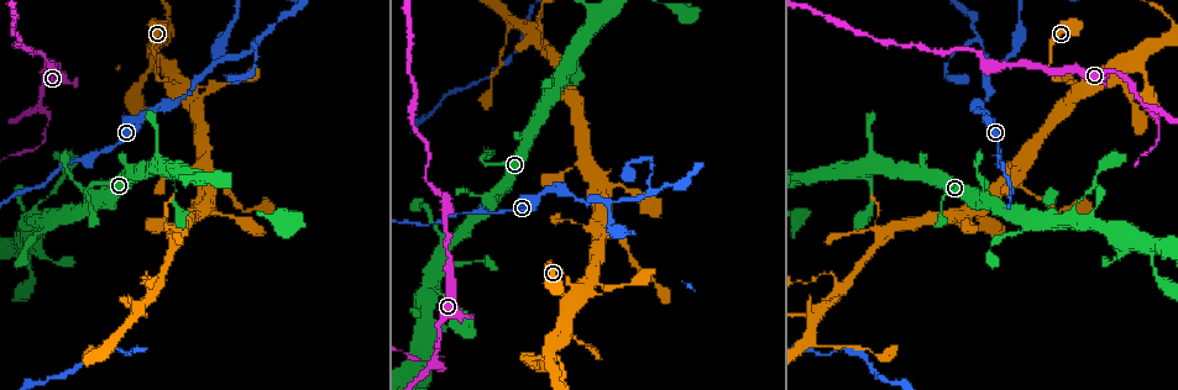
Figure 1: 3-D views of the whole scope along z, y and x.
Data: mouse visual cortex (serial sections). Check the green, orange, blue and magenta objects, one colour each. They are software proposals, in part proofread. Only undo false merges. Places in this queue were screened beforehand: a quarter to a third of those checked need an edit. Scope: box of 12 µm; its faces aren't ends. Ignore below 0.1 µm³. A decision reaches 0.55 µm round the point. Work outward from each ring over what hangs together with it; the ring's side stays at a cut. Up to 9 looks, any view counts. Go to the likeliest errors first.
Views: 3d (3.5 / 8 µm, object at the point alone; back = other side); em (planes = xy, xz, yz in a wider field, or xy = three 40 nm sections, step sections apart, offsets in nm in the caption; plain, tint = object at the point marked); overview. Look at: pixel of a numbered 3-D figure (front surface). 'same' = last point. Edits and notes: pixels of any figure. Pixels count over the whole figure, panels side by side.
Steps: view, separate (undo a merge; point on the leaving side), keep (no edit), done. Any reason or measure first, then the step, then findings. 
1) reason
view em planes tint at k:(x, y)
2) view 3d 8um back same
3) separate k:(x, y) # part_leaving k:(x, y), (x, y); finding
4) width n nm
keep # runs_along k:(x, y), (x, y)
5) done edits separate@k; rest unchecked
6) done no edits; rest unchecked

side arm on a straight run
view 3d 3.5um at 1:(603, 201)

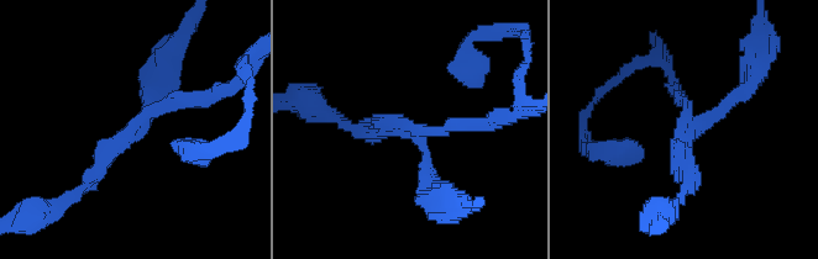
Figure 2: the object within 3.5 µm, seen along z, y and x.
arms 3; arm_widths 150, 150, 200 nm
view em xy step 5 tint at 2:(686, 137)

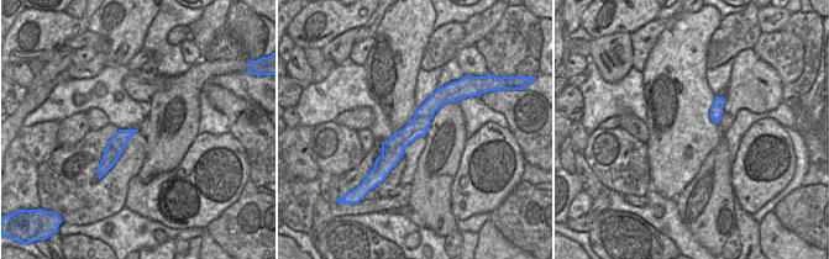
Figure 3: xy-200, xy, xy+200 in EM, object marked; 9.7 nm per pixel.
view em xy step 2 tint same

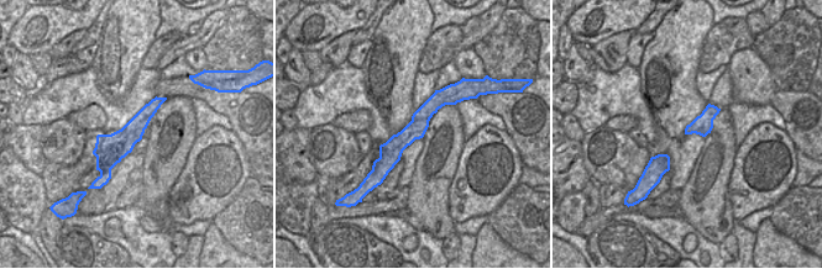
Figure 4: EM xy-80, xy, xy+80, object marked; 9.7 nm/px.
separate 2:(467, 126) # border 4:(435, 91), (448, 104); a second cell is stuck on

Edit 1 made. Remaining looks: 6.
redraw
view overview

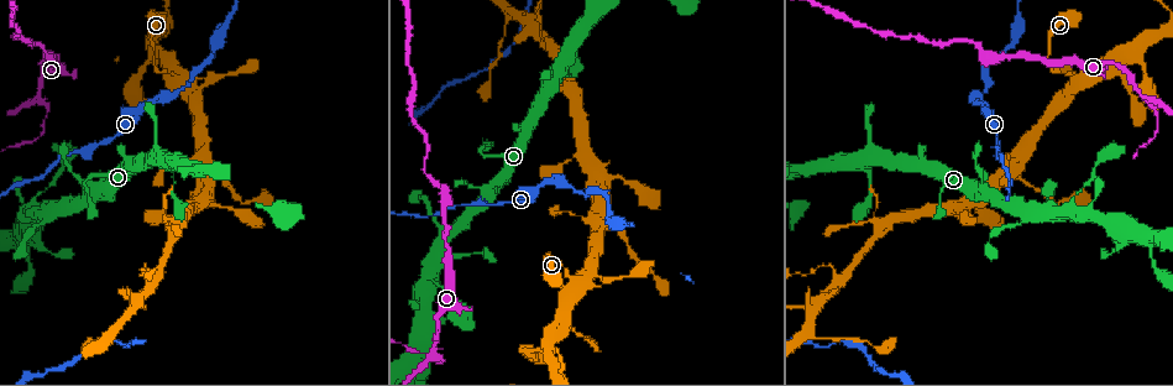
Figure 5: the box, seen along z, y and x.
two arms in line, one across
view 3d 3.5um back at 5:(39, 100)

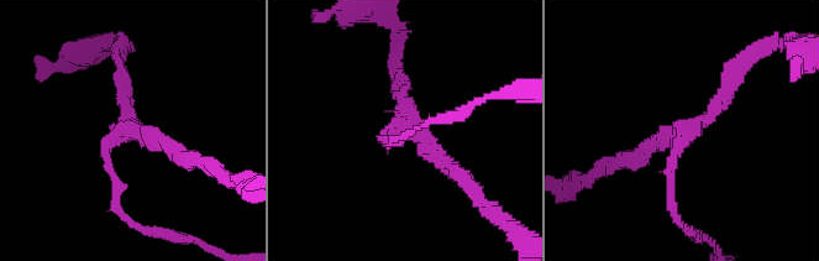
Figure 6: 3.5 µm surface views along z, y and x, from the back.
view em planes tint at 6:(131, 130)

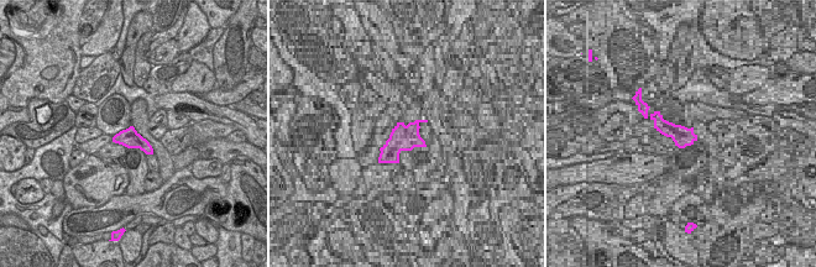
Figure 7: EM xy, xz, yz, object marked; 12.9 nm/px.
arm_widths 150, 200, 200 nm
keep # runs_along 6:(736, 64), (704, 121), (635, 160); continuous, no second cell

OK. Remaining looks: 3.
sharp bend
view 3d 3.5um at 5:(1050, 68)

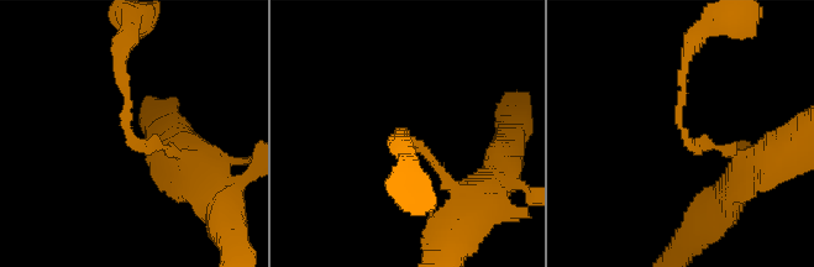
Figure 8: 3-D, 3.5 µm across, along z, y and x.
arm_widths 150, 150 nm; need the tissue
view em planes tint at 8:(687, 137)

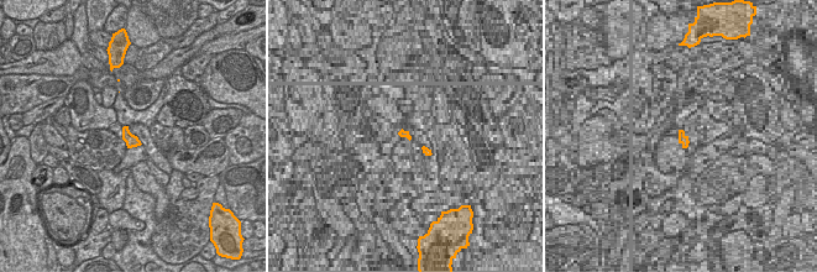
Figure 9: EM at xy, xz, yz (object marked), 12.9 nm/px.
width 160 nm
keep # runs_along 8:(122, 57), (130, 136), (183, 156); continuous, no second cell

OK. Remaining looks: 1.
done edits separate@2; rest unchecked

